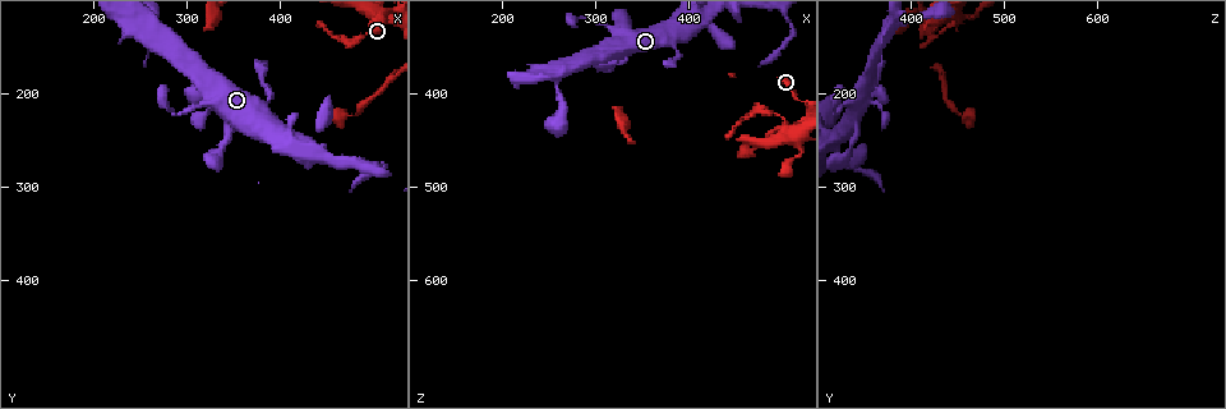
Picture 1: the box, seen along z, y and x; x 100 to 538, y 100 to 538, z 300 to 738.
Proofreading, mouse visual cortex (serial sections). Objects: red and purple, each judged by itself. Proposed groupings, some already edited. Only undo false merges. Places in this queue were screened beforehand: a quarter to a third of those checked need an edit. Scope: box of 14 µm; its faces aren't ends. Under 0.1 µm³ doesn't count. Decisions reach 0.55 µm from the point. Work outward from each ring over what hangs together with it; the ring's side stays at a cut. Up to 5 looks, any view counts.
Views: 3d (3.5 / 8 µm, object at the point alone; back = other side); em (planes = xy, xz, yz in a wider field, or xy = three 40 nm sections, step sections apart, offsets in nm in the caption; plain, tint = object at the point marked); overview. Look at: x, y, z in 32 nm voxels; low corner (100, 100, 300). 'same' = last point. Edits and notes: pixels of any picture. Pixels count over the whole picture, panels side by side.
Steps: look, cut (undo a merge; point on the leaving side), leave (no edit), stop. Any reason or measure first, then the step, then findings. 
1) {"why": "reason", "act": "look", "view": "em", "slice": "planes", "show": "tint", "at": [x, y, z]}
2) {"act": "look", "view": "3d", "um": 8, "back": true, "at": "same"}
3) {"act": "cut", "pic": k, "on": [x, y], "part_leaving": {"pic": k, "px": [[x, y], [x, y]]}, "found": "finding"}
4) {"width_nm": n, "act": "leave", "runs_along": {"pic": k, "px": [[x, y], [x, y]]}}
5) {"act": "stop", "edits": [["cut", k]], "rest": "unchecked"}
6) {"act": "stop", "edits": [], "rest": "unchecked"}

{"why": "thick turns thin", "act": "look", "view": "3d", "um": 3.5, "at": [320, 195, 370]}

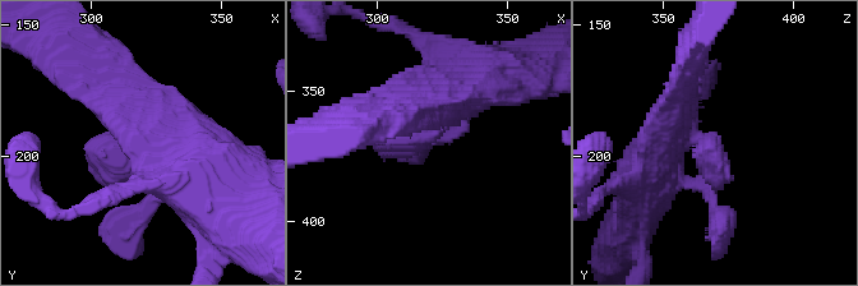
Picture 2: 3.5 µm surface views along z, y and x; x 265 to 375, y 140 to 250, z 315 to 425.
{"act": "look", "view": "em", "slice": "xy", "step": 3, "show": "tint", "at": "same"}

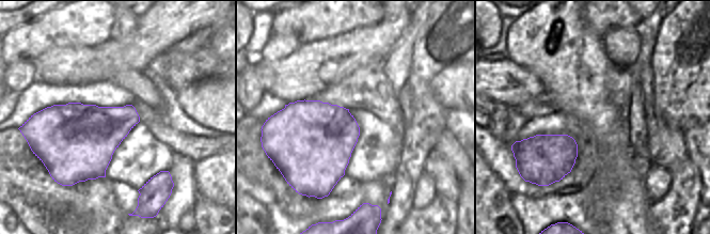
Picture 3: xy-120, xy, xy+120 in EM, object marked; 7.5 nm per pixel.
{"width_nm": 460, "act": "leave", "runs_along": {"pic": 2, "px": [[479, 82], [384, 157]]}, "found": "one cell here"}

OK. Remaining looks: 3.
{"why": "arms run side by side", "act": "look", "view": "3d", "um": 3.5, "at": [265, 135, 380]}

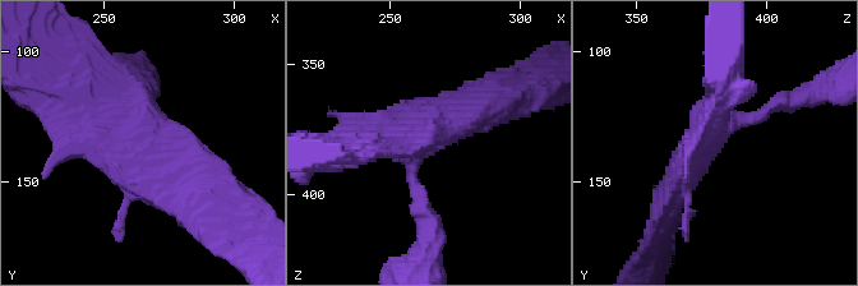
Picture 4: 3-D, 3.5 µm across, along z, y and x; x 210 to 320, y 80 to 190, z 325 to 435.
{"why": "shape alone is not enough", "act": "look", "view": "em", "slice": "xy", "step": 2, "show": "tint", "at": [266, 132, 376]}

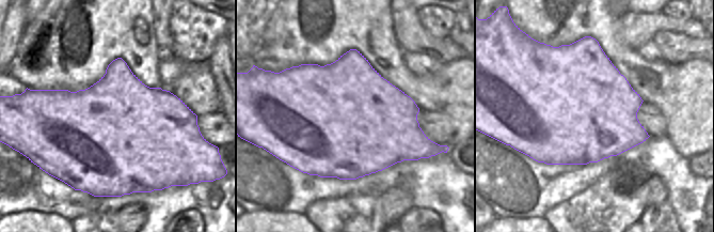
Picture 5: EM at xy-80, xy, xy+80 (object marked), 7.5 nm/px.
{"act": "leave", "runs_along": {"pic": 4, "px": [[203, 190], [78, 107]]}, "found": "all the same cell"}

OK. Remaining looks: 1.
{"act": "stop", "edits": [], "rest": "unchecked"}

